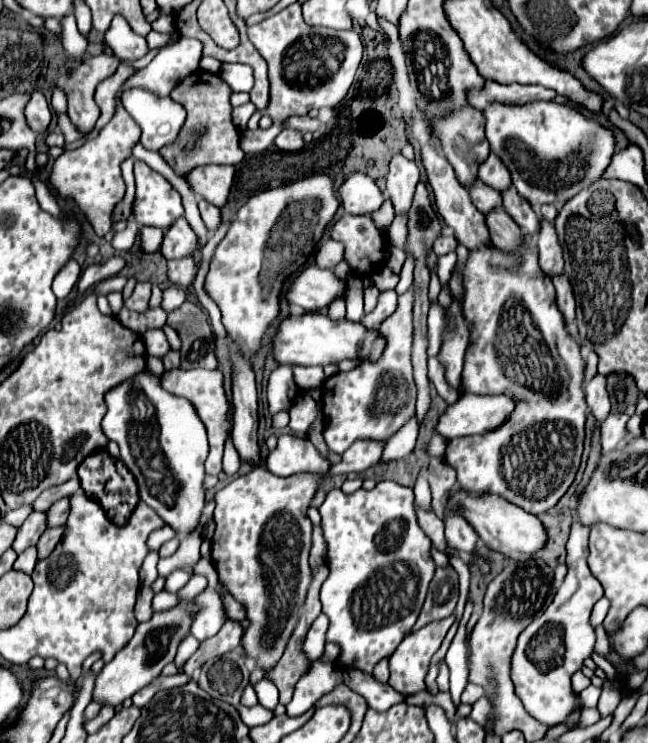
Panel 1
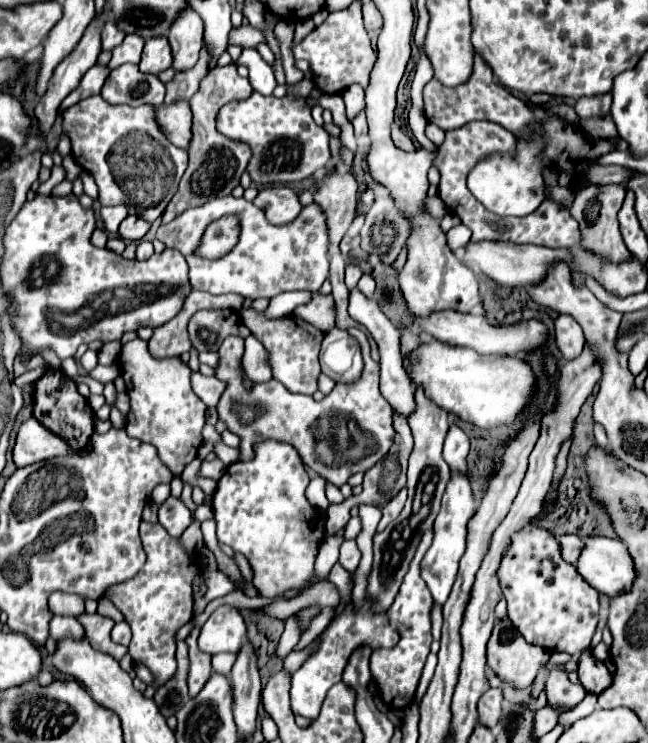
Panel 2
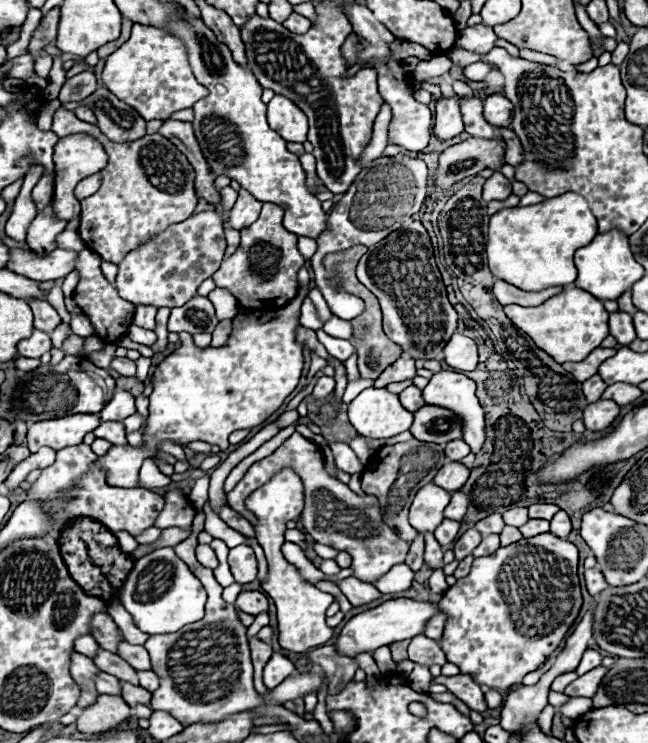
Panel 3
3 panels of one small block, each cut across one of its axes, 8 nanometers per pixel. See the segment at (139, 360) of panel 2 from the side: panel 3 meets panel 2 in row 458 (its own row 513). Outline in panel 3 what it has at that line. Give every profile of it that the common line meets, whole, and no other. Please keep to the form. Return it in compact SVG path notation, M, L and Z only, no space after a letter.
M170 490L166 496L166 506L160 512L158 520L154 522L154 526L158 526L160 530L170 528L170 526L178 526L178 528L188 528L194 520L194 510L190 506L190 502L186 500L186 496L182 494L182 490Z

